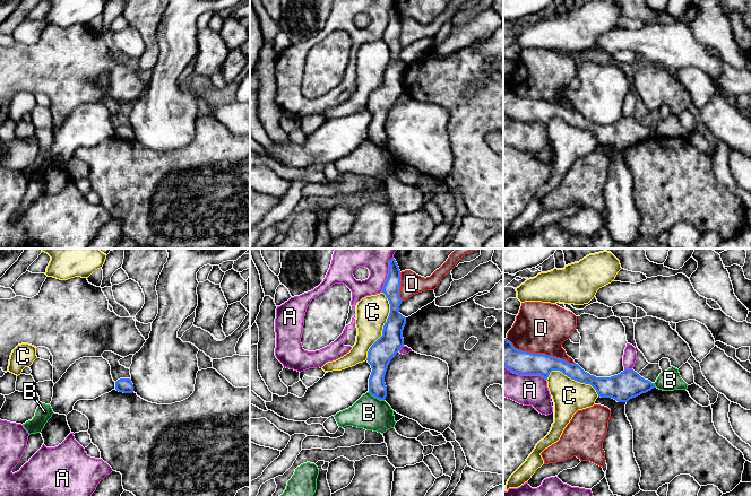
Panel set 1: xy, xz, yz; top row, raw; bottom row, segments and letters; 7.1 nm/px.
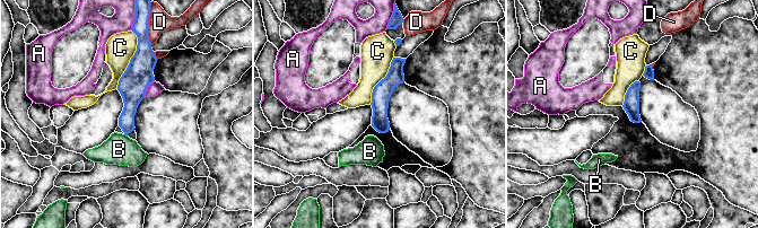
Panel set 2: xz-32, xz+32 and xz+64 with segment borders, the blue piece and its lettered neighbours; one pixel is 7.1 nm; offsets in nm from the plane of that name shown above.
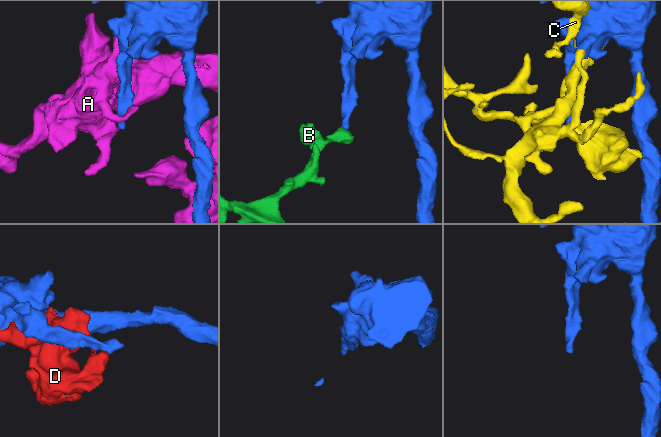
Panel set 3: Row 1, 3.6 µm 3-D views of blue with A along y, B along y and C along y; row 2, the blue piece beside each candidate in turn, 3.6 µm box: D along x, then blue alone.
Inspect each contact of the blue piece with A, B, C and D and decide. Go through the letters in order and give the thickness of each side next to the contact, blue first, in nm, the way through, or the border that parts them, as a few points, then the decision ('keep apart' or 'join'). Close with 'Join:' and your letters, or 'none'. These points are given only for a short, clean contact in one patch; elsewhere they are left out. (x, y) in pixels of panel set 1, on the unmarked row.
A: calibres 180 and 220 nm; keep apart
B: calibres 140 and 240 nm; border xz (368, 139), (383, 147); keep apart
C: calibres 170 and 220 nm; keep apart
D: calibres 170 and 360 nm; keep apart
Join: none

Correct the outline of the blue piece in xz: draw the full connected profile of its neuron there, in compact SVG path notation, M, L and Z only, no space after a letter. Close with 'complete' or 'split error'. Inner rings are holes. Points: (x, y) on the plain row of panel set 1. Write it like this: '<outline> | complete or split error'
M392 5L382 36L389 47L390 60L383 72L382 82L370 94L366 105L372 115L369 125L369 140L379 147L385 147L387 143L385 122L388 112L404 93L403 77L406 64L399 60L399 53L403 49L399 44L400 28L400 17Z | complete

